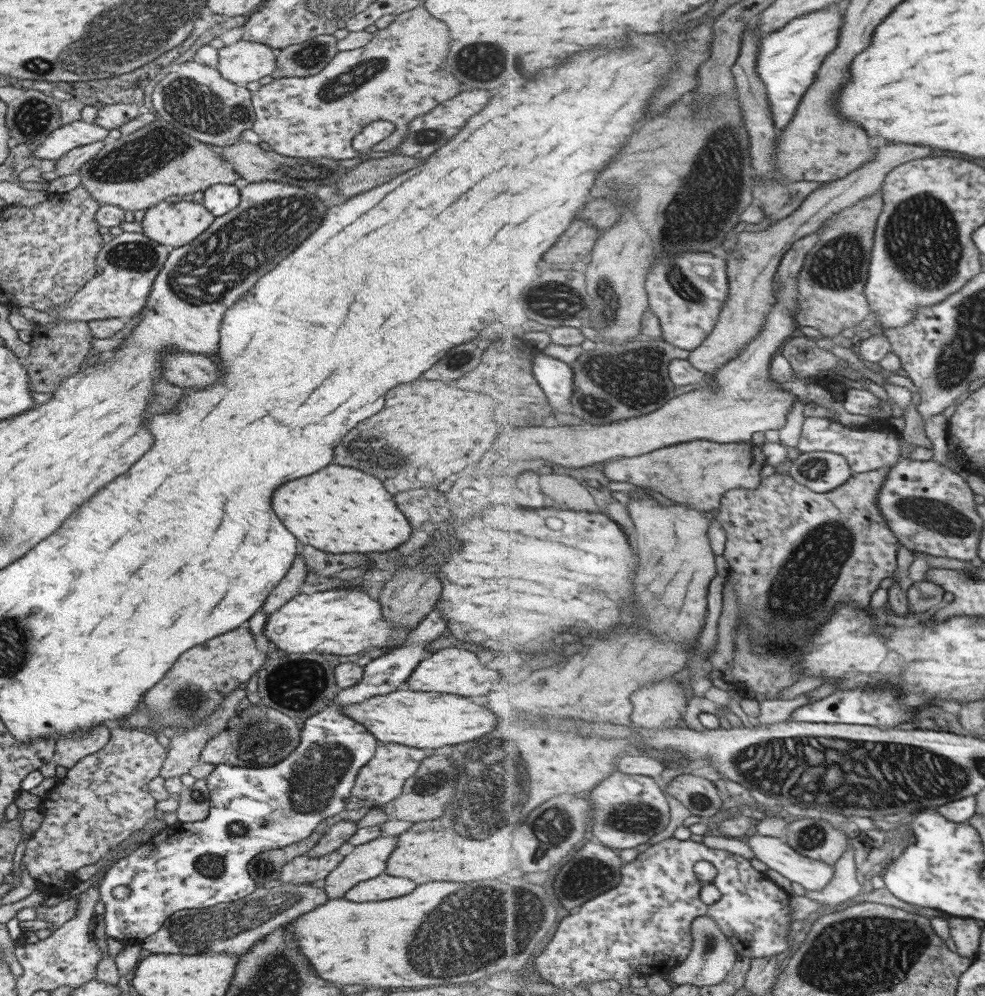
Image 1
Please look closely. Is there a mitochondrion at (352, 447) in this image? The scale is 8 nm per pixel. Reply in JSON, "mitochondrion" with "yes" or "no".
{"mitochondrion":"yes"}

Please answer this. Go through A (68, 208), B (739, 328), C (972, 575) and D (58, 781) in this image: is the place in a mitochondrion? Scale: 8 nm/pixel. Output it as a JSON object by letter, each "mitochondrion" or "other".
{"A":"other","B":"other","C":"other","D":"other"}

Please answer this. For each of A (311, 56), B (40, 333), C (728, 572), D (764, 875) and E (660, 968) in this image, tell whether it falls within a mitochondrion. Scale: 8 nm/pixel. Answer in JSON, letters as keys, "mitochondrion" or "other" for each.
{"A":"mitochondrion","B":"other","C":"other","D":"other","E":"other"}

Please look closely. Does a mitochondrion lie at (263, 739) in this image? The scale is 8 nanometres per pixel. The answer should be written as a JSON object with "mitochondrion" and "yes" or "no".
{"mitochondrion":"yes"}

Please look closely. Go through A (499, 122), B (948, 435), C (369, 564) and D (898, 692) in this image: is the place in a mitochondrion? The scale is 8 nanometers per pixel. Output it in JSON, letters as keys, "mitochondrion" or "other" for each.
{"A":"other","B":"other","C":"other","D":"other"}

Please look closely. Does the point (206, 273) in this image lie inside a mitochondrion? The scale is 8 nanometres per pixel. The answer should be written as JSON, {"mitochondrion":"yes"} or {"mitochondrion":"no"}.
{"mitochondrion":"yes"}

